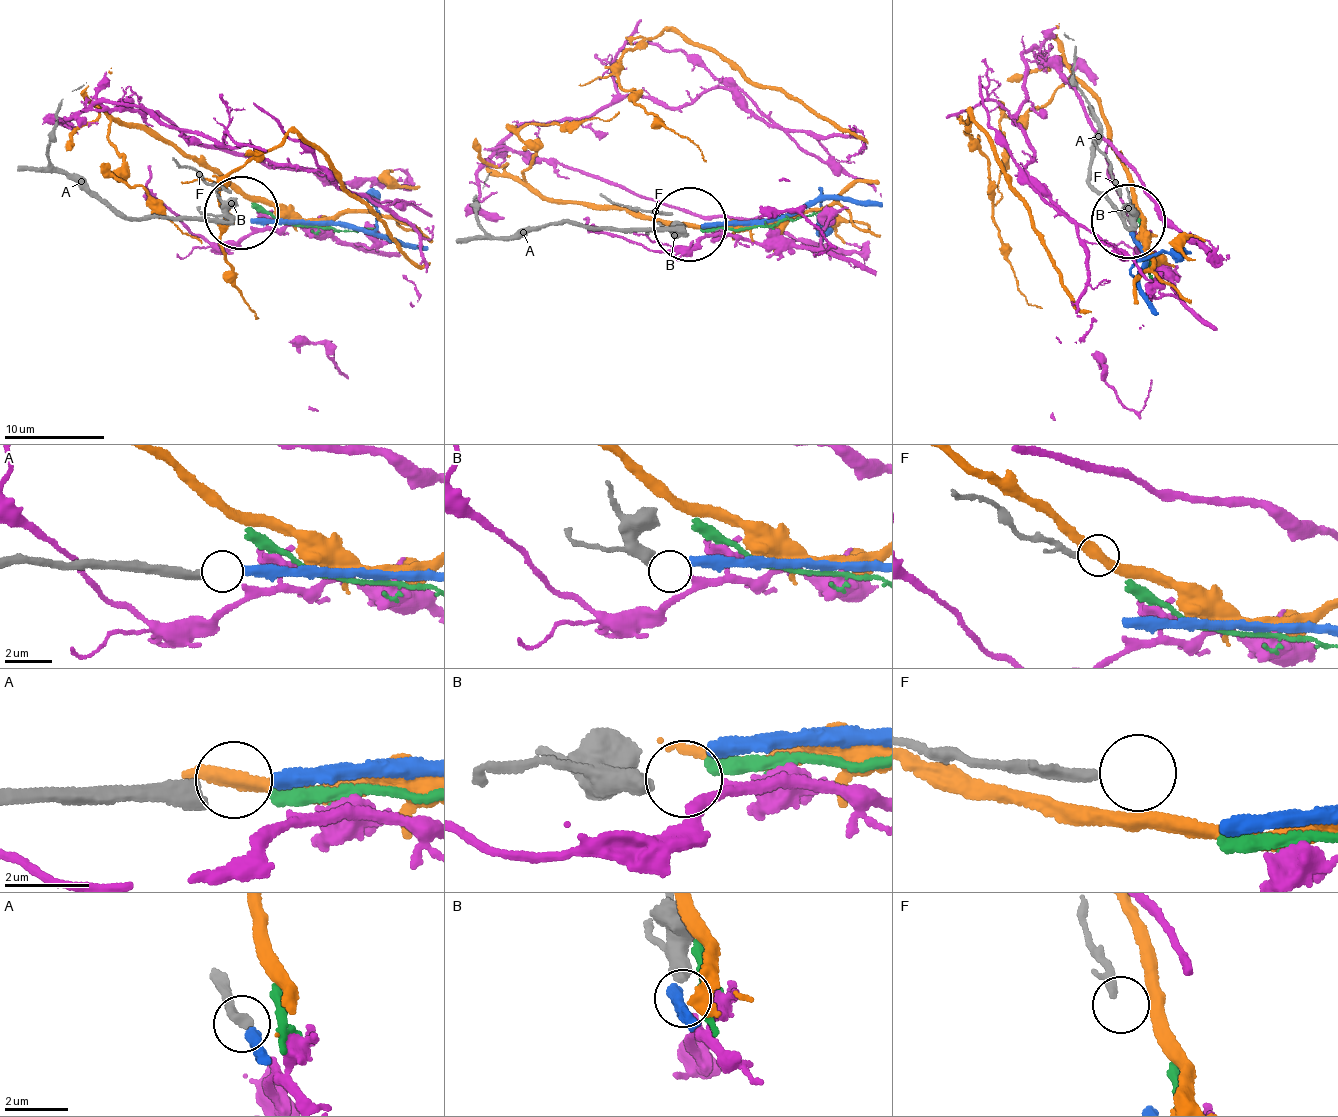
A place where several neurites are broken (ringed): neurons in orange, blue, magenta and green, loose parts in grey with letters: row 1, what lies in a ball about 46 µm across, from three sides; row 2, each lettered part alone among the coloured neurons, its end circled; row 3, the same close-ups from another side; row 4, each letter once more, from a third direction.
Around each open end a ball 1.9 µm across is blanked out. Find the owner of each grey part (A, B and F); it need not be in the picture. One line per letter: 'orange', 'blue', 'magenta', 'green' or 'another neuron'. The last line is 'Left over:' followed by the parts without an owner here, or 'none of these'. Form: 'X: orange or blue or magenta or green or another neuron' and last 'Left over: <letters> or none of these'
A: blue
B: magenta
F: another neuron
Left over: F

